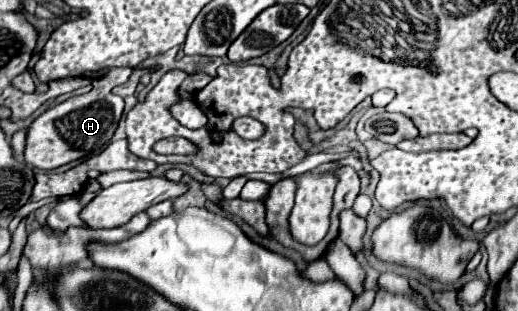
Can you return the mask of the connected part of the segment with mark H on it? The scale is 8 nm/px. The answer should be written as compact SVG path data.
M113 69L109 75L101 79L93 79L93 89L85 95L71 97L53 109L39 115L29 131L27 131L27 145L25 145L25 161L31 167L51 171L61 165L67 165L77 159L85 159L91 155L97 155L105 149L105 145L111 141L117 123L123 113L123 99L119 95L113 95L111 89L115 85L121 85L129 79L131 69Z

